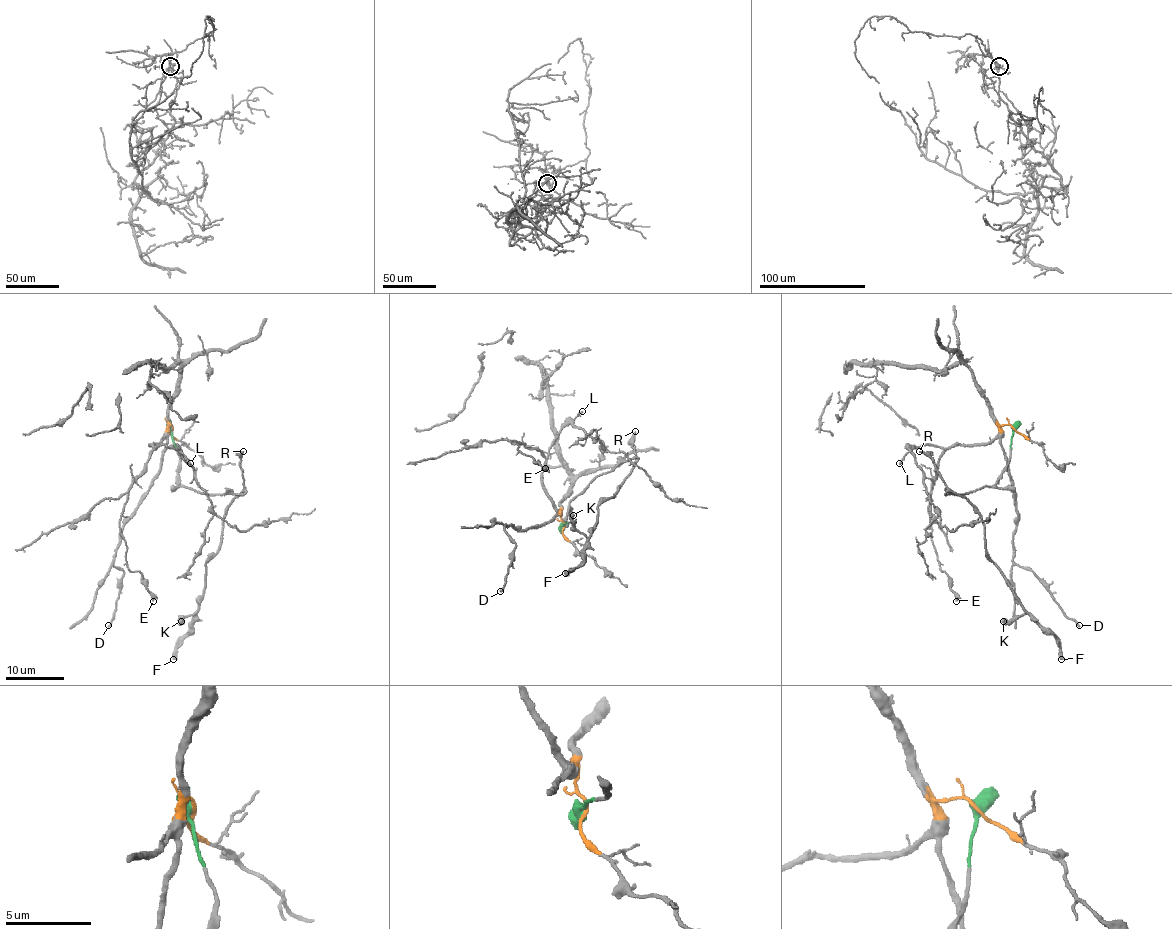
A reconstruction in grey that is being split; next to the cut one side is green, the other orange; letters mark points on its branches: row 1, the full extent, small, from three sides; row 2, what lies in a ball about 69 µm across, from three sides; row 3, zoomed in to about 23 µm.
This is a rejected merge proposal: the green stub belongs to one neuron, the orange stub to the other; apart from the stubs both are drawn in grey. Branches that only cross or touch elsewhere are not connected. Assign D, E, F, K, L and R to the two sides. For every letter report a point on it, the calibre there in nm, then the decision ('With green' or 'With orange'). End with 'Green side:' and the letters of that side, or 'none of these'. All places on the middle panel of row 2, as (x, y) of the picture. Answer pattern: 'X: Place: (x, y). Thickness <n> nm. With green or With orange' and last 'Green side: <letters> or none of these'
D: Place: (500, 591). Thickness 220 nm. With orange
E: Place: (545, 468). Thickness 320 nm. With orange
F: Place: (565, 573). Thickness 550 nm. With green
K: Place: (573, 515). Thickness 480 nm. With green
L: Place: (582, 411). Thickness 170 nm. With orange
R: Place: (635, 431). Thickness 240 nm. With green
Green side: F, K, R

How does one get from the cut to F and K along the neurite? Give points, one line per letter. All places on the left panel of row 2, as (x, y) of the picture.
F: (171, 428), (177, 485), (206, 494), (246, 491), (225, 515), (196, 620), (172, 659)
K: (171, 428), (177, 485), (206, 494), (246, 491), (225, 515), (196, 611), (181, 621)

